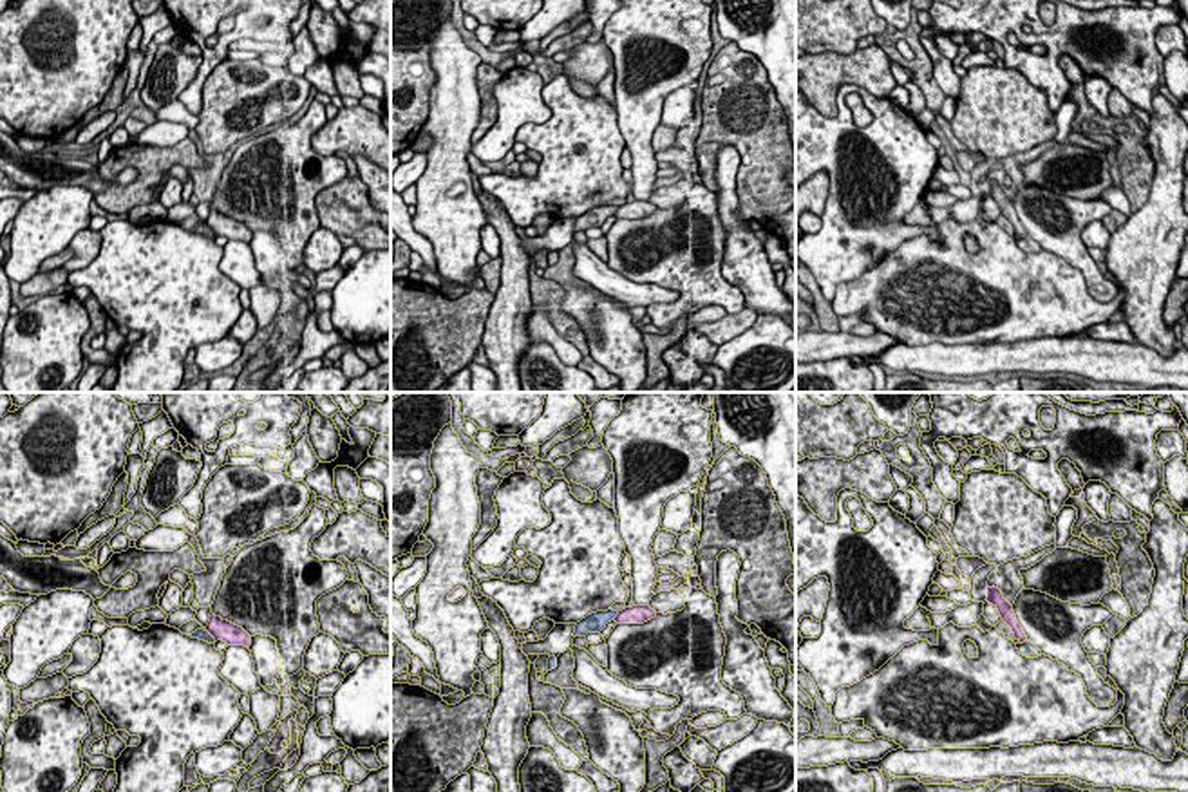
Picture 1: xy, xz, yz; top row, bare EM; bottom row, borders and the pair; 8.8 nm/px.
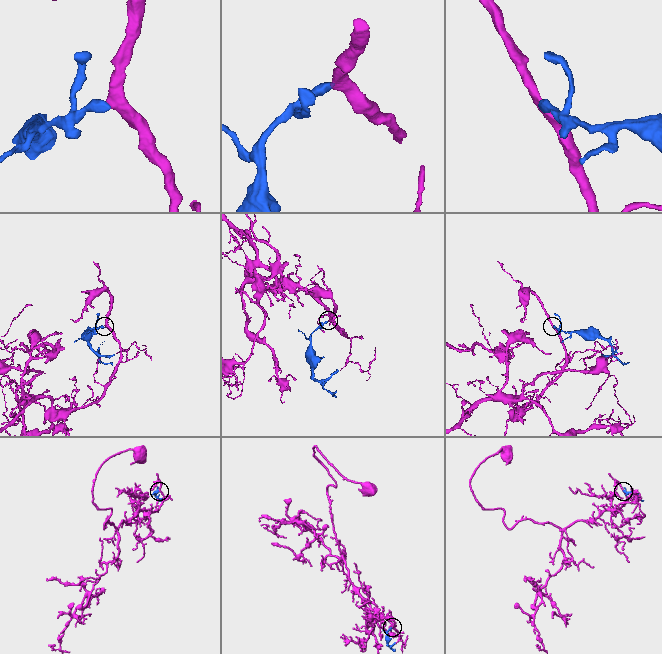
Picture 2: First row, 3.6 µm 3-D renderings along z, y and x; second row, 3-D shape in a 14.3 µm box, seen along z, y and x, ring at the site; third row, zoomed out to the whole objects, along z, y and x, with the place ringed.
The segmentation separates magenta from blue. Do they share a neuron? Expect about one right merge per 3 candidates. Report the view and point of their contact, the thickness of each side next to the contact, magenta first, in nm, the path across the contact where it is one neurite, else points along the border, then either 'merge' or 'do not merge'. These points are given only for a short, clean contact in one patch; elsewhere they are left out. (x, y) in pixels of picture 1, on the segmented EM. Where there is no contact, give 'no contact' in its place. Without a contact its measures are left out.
meets magenta in xy at (210, 633); 190 nm thick on the magenta side, 100 nm on the other; runs through xy (221, 630), (210, 633), (203, 635); merge

